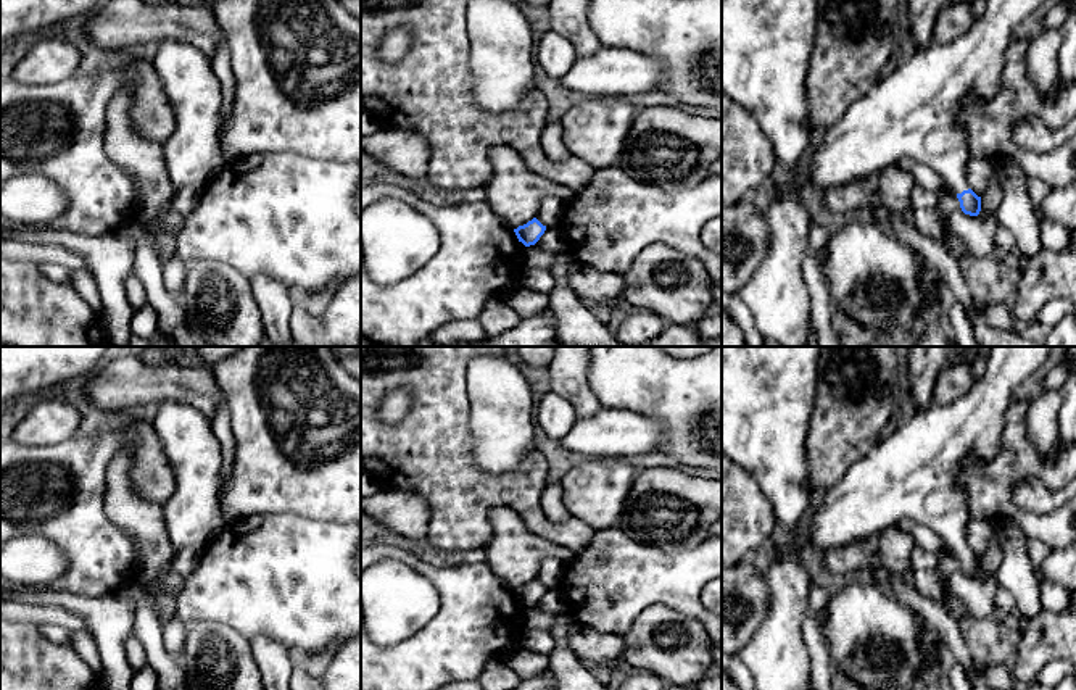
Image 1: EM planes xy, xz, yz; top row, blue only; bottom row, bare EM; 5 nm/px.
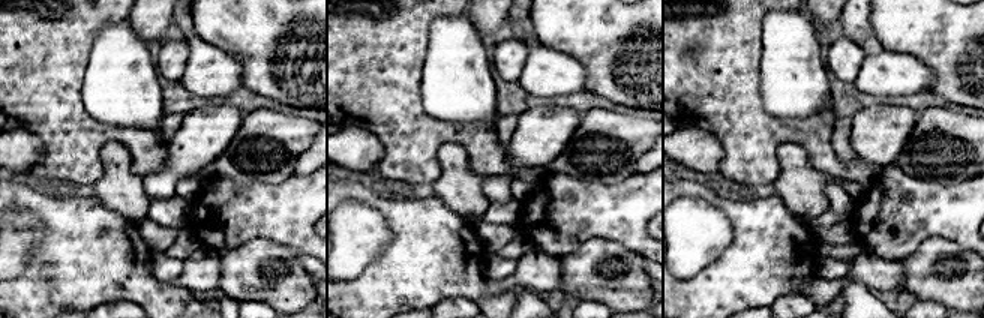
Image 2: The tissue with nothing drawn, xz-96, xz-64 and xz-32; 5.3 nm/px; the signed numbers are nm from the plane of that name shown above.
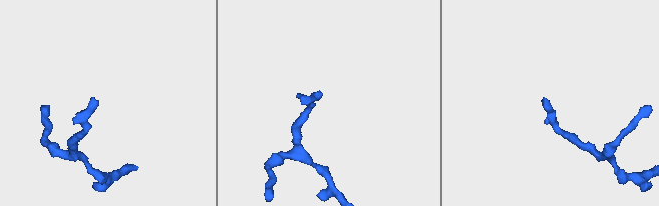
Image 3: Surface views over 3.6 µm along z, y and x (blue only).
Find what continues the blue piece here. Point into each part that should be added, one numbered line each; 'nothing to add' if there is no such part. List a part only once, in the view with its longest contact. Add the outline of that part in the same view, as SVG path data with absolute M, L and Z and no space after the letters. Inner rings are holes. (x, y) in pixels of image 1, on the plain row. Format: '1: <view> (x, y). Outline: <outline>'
1: yz (912, 474). Outline: M991 347L984 376L971 390L949 405L931 403L925 409L912 413L912 418L886 439L873 445L855 461L844 477L828 488L826 497L817 509L810 509L801 527L799 542L807 550L830 551L844 548L854 542L896 526L900 521L917 521L931 527L954 555L968 551L966 527L971 513L965 490L958 484L960 463L971 456L976 464L987 466L1000 451L1005 411L1016 387L1047 360L1052 347Z

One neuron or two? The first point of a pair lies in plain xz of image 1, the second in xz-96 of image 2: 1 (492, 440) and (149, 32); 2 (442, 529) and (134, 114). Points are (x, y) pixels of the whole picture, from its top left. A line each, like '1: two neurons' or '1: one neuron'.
1: two neurons
2: two neurons

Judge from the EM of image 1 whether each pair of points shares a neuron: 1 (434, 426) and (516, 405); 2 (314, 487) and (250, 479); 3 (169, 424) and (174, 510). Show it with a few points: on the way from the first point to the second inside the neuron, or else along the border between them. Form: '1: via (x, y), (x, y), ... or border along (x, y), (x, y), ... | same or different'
1: border along (466, 379), (472, 453) | different
2: via (298, 479), (266, 479) | same
3: via (186, 445), (186, 489) | same

